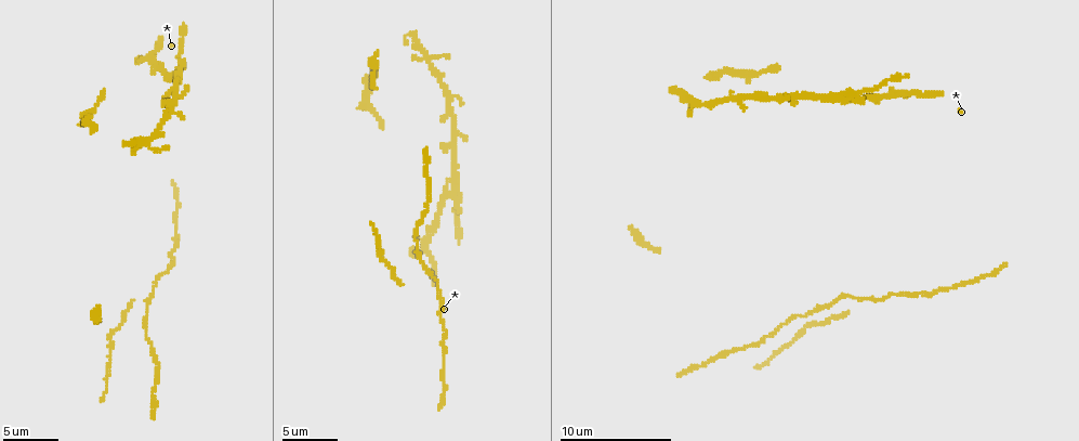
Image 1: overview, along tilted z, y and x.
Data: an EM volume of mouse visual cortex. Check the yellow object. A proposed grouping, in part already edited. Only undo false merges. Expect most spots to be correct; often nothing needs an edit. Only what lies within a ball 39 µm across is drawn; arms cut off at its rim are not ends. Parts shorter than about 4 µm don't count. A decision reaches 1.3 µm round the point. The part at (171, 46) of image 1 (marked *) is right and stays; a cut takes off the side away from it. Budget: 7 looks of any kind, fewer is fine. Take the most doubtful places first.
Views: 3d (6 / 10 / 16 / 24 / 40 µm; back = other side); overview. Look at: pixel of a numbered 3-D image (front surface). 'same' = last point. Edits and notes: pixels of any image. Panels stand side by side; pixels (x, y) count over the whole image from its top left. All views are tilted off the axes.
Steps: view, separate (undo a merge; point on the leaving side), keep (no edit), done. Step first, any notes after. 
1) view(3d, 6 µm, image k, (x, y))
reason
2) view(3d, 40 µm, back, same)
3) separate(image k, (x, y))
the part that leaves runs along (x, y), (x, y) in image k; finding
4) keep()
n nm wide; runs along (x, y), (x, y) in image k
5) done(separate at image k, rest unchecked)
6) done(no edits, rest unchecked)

view(3d, 6 µm, image 1, (752, 95))
three-way junction

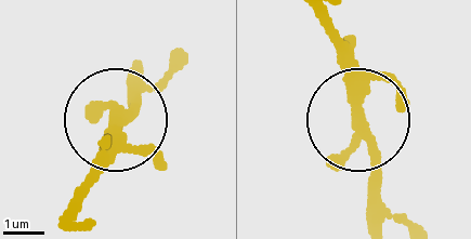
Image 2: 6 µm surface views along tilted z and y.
keep()
3 arms; runs along (132, 79), (105, 168) in image 2; continuous, no second neuron

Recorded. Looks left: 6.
view(3d, 10 µm, image 1, (455, 185))

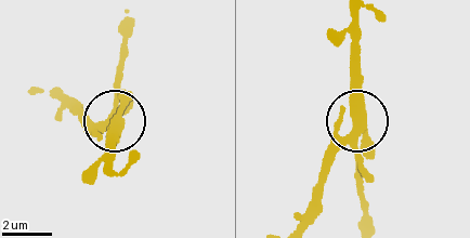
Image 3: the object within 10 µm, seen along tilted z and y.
keep()
runs along (57, 96), (81, 123), (104, 127), (122, 105), (118, 80) in image 3; one neuron here

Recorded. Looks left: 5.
view(3d, 16 µm, image 1, (419, 260))

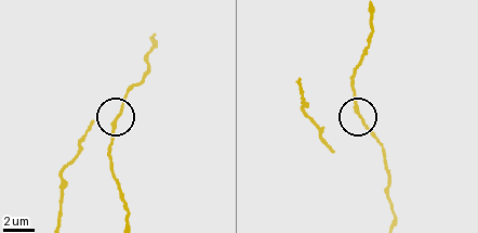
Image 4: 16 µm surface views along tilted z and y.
keep()
side arm 14 µm; continuous, no second neuron

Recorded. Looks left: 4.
view(3d, 10 µm, image 1, (444, 353))
calibre changes

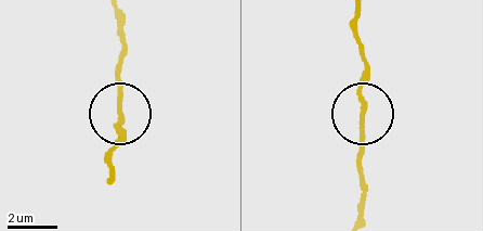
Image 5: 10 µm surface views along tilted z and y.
keep()
one neuron here

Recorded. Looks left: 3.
done(no edits, rest unchecked)

